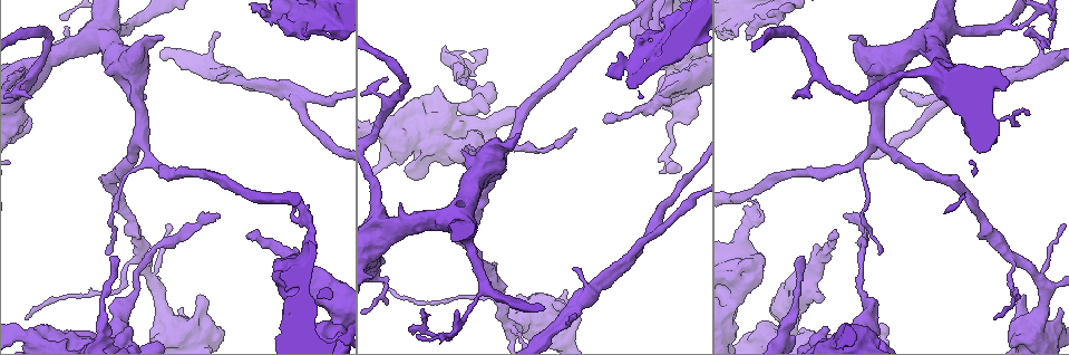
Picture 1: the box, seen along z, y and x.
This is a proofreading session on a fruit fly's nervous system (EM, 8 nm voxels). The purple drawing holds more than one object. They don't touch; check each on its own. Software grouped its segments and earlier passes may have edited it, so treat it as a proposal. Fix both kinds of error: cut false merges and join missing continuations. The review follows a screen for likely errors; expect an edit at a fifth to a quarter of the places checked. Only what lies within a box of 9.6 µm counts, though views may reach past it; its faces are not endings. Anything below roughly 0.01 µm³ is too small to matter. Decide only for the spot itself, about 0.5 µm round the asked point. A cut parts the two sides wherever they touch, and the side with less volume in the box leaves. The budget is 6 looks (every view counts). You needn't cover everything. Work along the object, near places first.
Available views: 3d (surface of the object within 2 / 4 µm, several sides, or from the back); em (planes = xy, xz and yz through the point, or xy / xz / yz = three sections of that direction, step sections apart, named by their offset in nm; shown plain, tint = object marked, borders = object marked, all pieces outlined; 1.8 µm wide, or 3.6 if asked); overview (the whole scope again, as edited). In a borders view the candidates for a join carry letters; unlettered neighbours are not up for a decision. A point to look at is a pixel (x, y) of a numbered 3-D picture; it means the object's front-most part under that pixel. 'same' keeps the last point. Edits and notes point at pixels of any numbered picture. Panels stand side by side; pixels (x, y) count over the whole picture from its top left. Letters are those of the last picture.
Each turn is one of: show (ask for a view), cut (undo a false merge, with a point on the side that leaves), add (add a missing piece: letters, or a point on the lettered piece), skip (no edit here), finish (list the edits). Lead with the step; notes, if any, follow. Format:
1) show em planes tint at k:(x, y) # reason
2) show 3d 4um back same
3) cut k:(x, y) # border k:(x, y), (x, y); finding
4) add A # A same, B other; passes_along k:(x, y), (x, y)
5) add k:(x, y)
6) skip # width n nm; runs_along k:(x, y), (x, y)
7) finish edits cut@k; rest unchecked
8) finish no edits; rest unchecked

show 3d 4um at 1:(605, 121) # free end

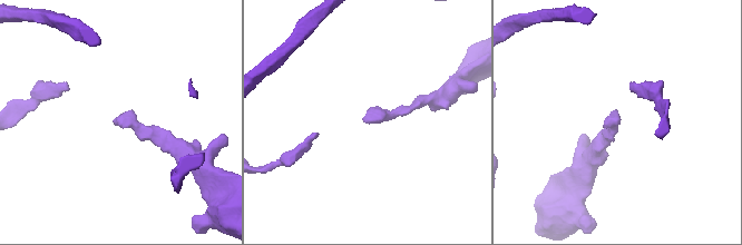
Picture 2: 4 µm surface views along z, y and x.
show em xz step 16 tint at 2:(365, 119)

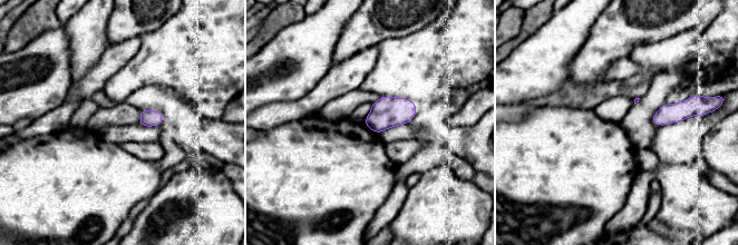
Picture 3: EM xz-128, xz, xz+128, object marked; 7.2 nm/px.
show em planes borders same # cut it another way

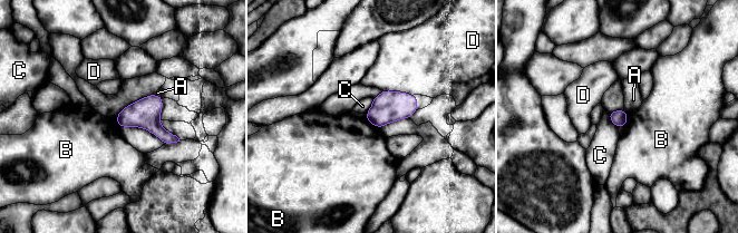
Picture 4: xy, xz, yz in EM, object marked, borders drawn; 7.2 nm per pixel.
skip # width 110 nm; A other, B other, C other, D other; border 4:(365, 118), (379, 129); none of them fits

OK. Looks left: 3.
show em planes plain at 1:(296, 91) # branch point

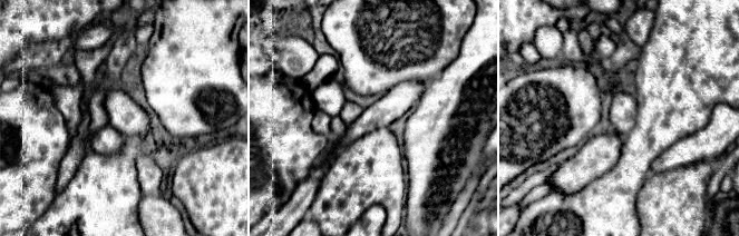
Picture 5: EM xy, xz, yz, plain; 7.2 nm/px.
show em planes borders same # what lies round it

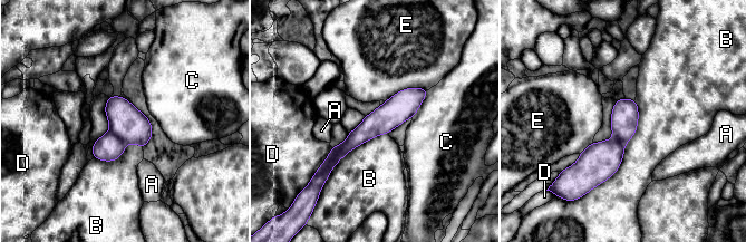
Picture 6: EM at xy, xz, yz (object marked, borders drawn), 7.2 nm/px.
cut 6:(360, 134) # A other, B other, C other, D other, E other; part_leaving 6:(424, 92), (357, 136), (336, 160); two neurons meet here

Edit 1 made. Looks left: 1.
show em planes borders at 1:(111, 258) # branch stops here

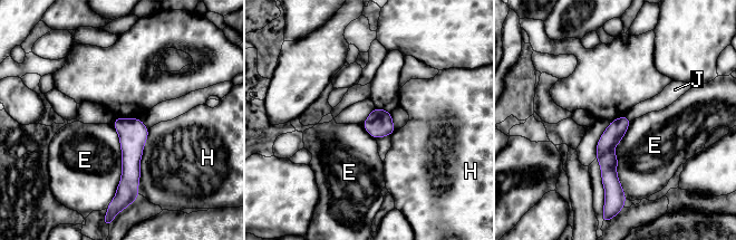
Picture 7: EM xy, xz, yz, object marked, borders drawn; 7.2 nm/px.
skip # width 140 nm; E other, H other, J other; border 7:(631, 121), (613, 147), (626, 198); no lettered piece goes on from it

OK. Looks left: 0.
finish edits cut@6; rest unchecked

